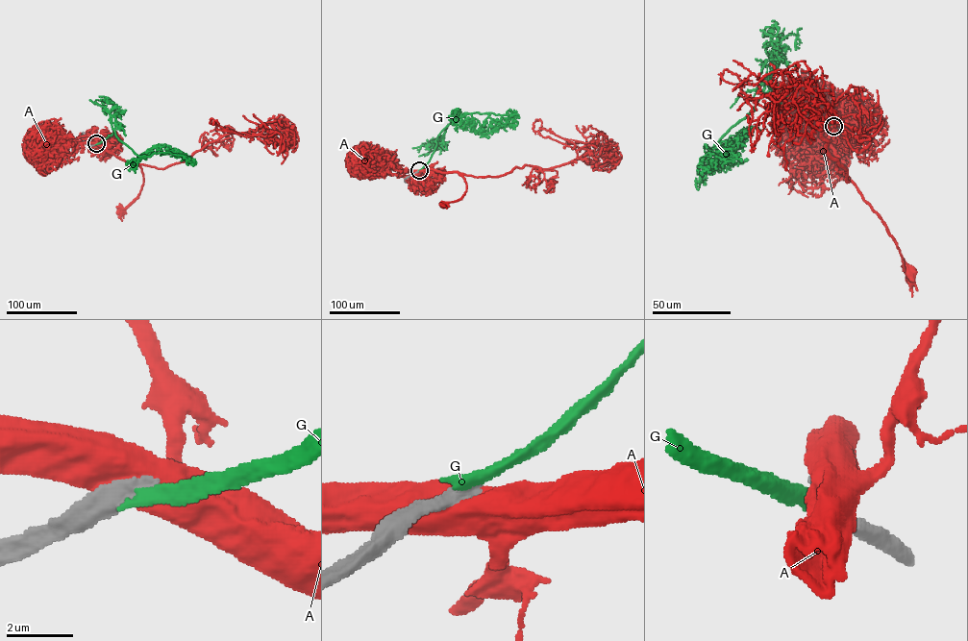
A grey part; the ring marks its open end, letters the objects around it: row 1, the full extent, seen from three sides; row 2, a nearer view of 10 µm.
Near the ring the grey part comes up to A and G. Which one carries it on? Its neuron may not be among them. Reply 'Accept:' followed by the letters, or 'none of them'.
Accept: none of them

